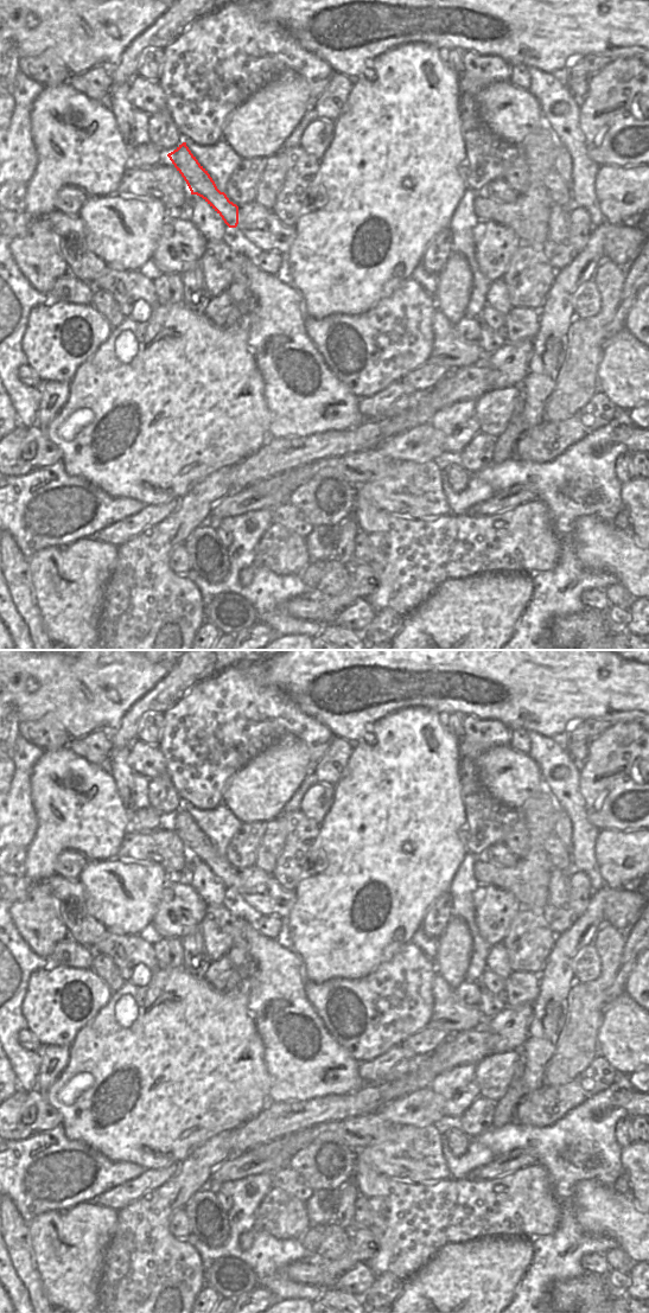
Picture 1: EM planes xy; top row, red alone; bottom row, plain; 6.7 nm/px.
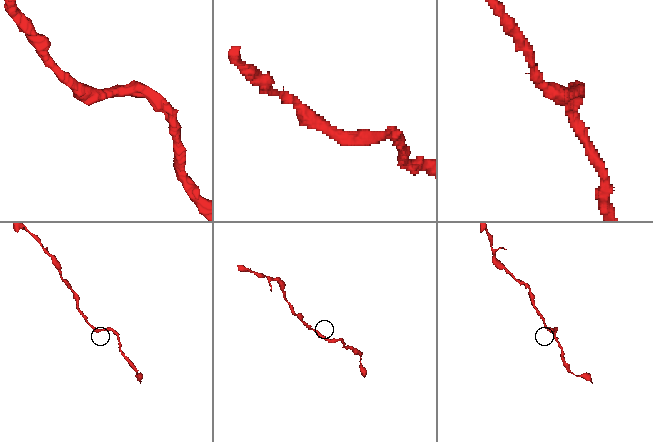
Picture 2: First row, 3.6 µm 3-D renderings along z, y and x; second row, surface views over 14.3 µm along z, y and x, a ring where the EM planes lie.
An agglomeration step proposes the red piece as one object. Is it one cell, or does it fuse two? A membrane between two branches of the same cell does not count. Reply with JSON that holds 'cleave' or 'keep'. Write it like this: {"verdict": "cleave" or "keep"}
{"verdict": "keep"}

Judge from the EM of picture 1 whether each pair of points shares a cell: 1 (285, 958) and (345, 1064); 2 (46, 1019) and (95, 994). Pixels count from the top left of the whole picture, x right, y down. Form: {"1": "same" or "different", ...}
{"1": "same", "2": "same"}

